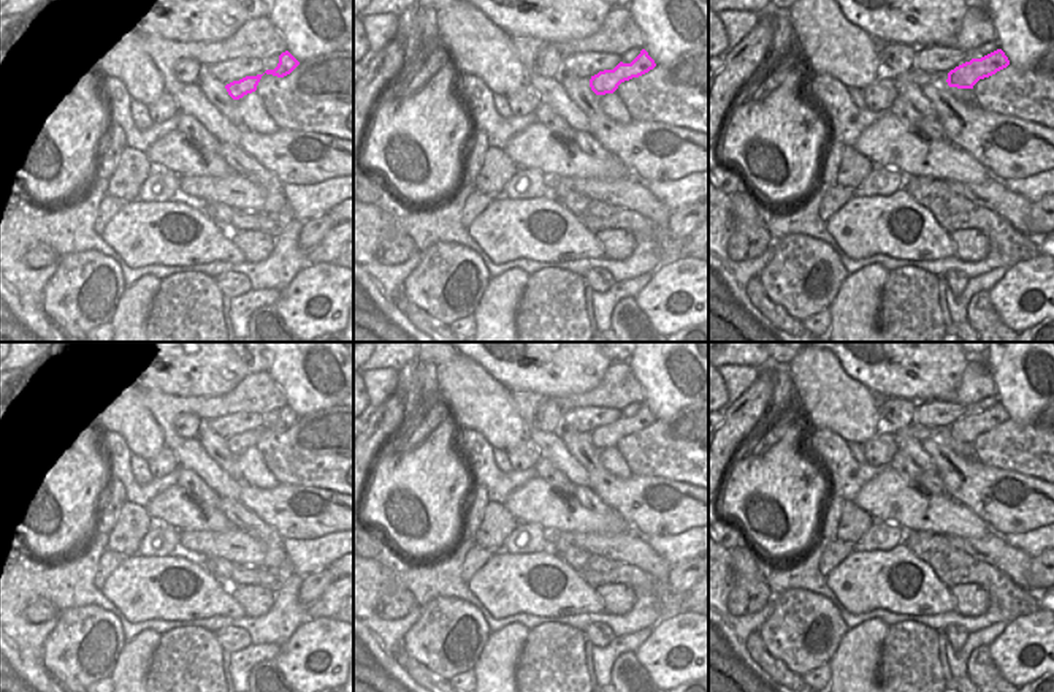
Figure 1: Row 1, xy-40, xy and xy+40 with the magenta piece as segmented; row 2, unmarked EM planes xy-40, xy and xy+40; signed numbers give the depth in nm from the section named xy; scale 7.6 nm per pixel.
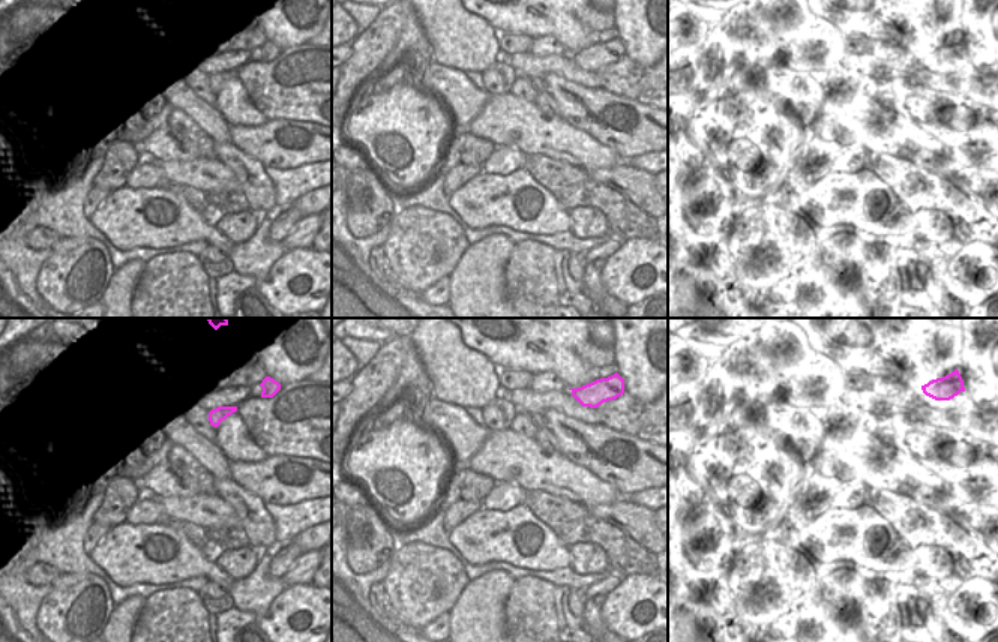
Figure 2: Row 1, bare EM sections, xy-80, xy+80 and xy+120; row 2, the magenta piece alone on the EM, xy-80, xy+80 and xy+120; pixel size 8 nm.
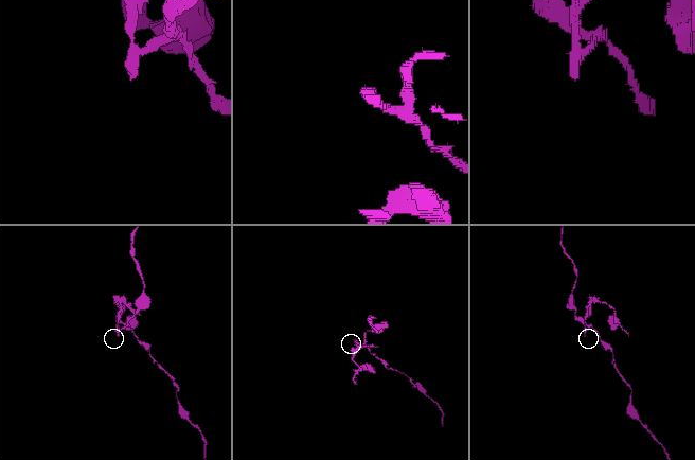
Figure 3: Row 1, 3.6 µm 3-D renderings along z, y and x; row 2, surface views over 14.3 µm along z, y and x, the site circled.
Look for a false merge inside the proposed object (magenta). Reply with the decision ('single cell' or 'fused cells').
fused cells

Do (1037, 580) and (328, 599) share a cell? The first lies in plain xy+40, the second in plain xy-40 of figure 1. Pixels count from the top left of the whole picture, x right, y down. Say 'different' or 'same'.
different

